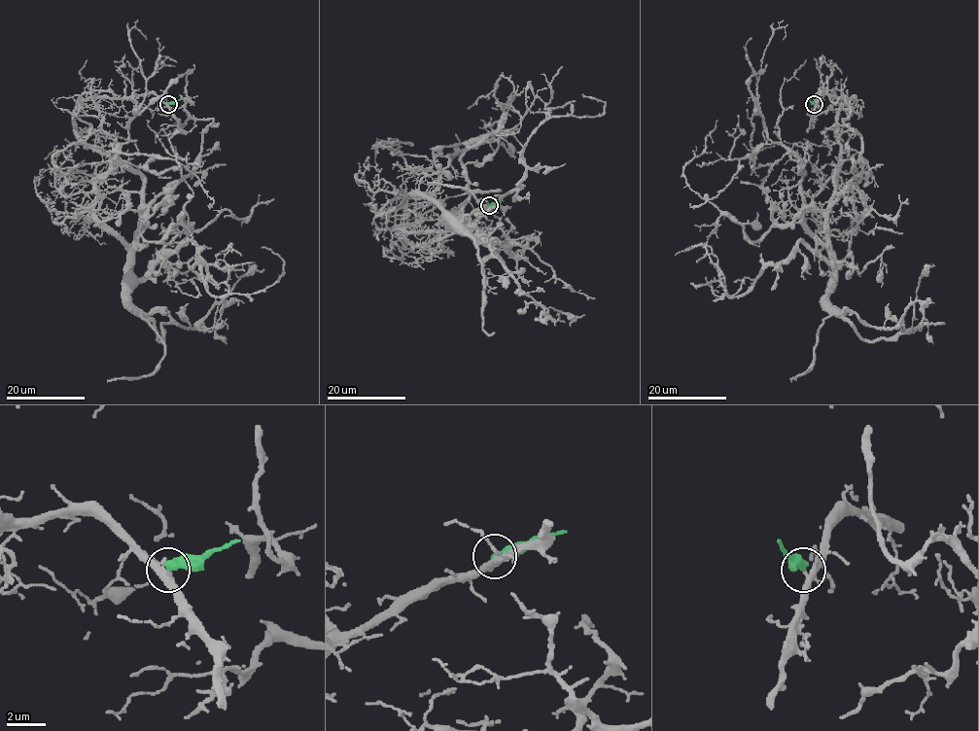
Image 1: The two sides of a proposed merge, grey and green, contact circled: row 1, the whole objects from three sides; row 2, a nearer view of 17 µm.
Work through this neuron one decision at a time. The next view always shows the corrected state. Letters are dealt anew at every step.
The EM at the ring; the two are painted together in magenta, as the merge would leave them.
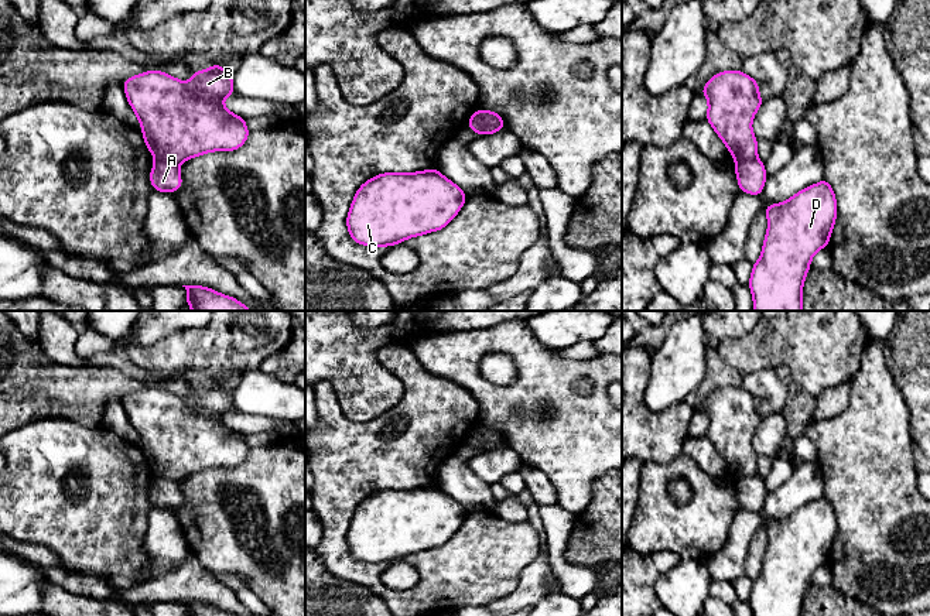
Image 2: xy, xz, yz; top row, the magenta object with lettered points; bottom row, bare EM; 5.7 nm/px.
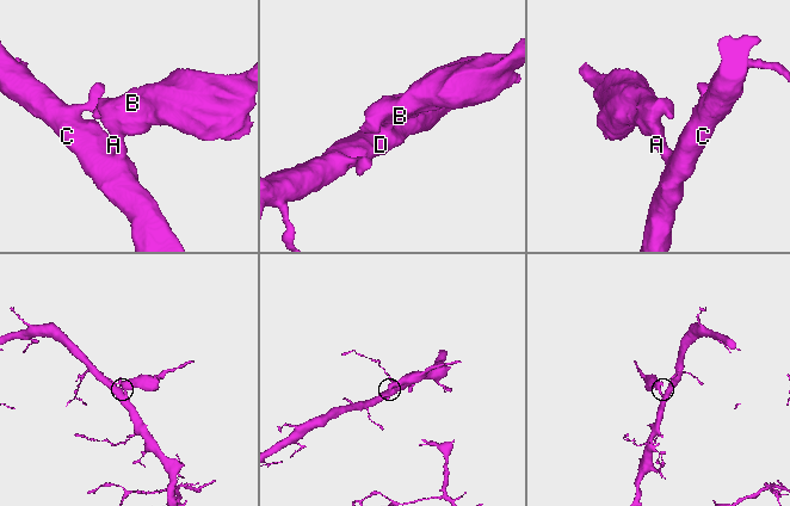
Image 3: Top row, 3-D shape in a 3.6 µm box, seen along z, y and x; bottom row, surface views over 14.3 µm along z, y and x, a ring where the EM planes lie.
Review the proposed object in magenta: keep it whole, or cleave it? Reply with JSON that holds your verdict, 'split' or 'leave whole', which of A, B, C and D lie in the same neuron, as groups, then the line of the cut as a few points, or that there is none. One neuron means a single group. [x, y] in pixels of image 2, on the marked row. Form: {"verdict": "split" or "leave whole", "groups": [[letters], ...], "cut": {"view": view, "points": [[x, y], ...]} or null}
{"verdict": "split", "groups": [["A", "C", "D"], ["B"]], "cut": {"view": "xz", "points": [[479, 109], [485, 117], [488, 133]]}}

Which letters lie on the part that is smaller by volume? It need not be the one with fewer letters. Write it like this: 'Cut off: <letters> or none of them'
Cut off: B

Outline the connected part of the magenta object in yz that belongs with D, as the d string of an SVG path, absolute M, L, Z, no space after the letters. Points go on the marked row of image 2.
M820 182L800 189L782 203L763 208L767 216L767 230L760 257L752 266L749 288L753 311L803 311L803 284L811 267L813 256L828 247L837 220L837 198L830 182Z

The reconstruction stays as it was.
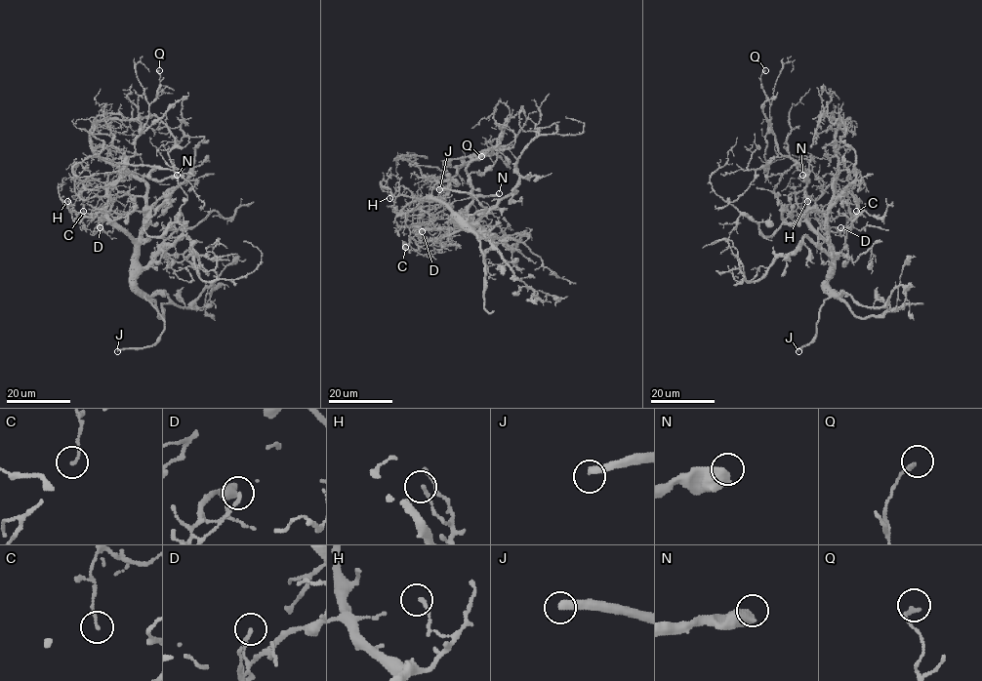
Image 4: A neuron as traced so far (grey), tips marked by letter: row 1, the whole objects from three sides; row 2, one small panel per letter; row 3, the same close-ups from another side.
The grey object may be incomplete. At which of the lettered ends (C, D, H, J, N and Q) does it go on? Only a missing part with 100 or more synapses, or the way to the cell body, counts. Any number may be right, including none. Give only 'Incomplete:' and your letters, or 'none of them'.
Incomplete: J

